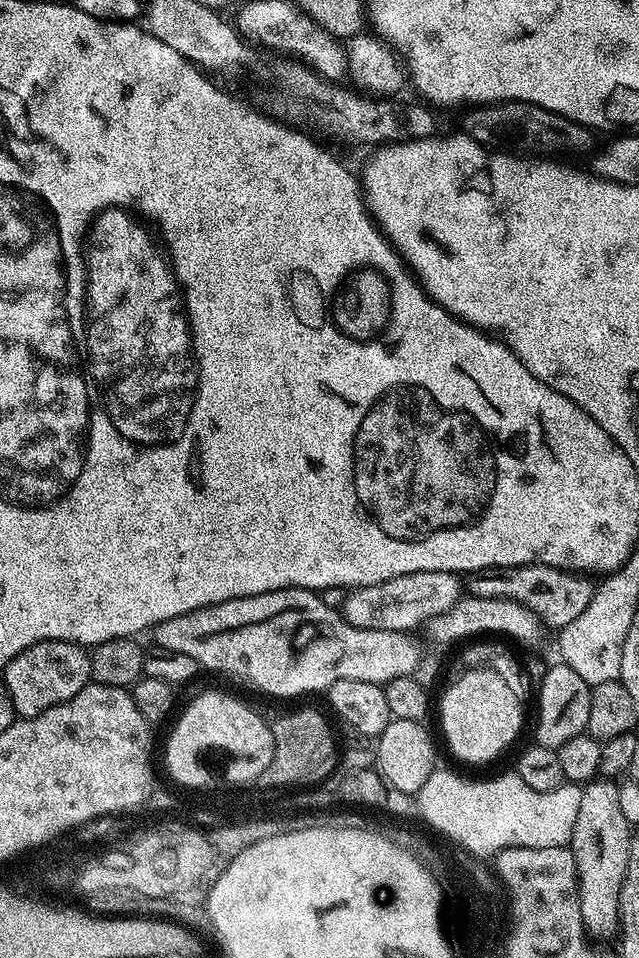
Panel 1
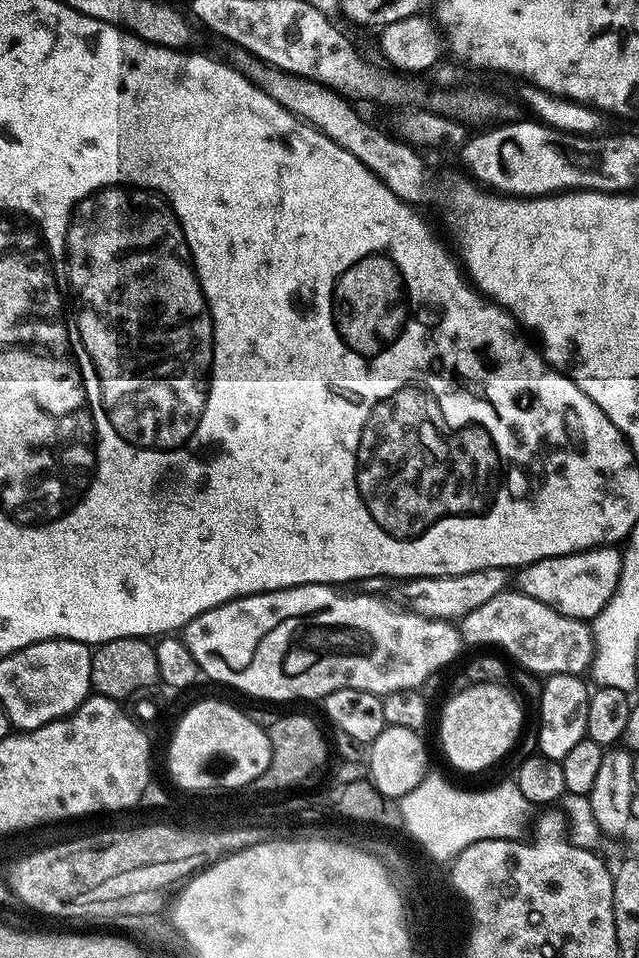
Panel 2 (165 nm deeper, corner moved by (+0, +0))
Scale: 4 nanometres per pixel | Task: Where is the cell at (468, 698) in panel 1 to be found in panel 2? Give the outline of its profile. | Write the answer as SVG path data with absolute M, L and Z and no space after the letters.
M503 683L468 684L445 702L440 712L440 744L445 758L458 771L480 772L498 763L515 746L524 724L524 712L520 709L521 701L504 687Z

